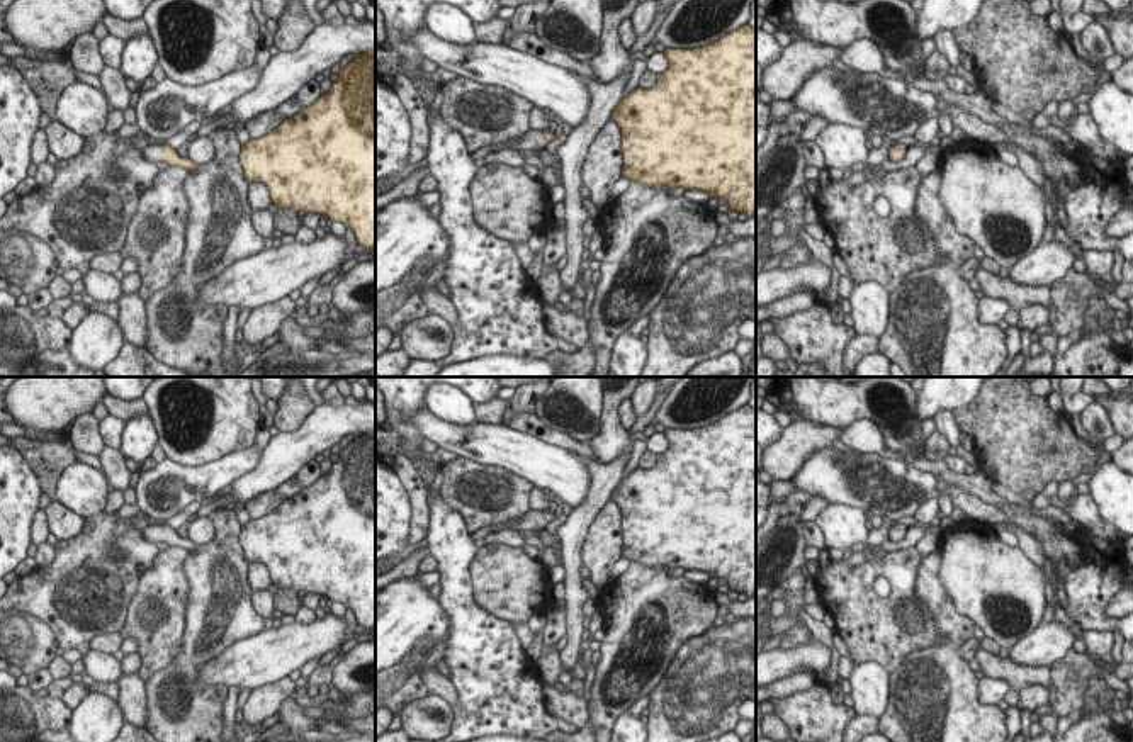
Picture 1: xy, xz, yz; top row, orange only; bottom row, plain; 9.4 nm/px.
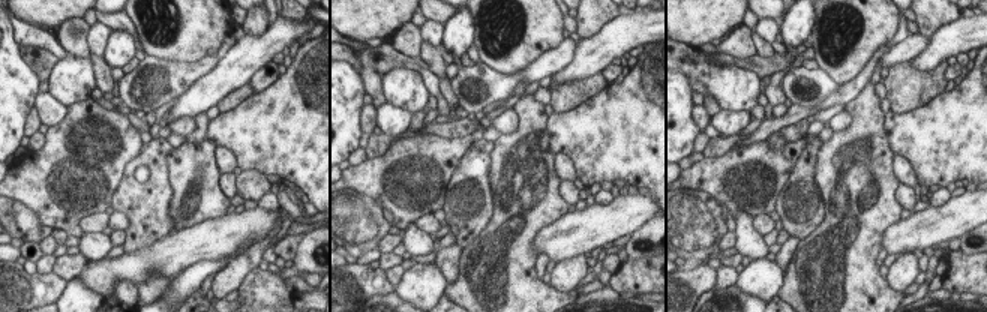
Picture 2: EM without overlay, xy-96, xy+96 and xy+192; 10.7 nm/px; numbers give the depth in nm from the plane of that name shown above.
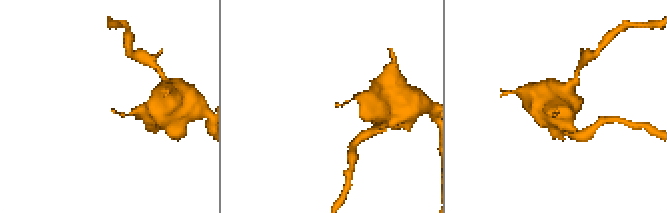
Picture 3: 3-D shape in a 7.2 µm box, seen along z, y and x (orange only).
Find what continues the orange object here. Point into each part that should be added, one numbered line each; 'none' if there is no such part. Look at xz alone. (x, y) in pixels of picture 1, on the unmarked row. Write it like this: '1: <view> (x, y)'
1: xz (532, 523)

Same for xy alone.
1: xy (152, 532)

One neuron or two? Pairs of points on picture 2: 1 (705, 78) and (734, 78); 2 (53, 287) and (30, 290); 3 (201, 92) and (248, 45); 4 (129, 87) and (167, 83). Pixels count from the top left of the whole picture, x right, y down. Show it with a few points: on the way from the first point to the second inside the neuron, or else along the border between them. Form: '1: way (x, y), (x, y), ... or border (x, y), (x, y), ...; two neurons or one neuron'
1: way (713, 78), (726, 78); one neuron
2: way (47, 288), (36, 290); one neuron
3: way (215, 84), (240, 59); one neuron
4: way (138, 87), (158, 83); one neuron

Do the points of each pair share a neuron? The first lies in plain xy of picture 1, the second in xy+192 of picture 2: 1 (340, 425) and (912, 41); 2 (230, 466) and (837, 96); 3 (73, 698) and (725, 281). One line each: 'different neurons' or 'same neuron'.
1: different neurons
2: different neurons
3: same neuron

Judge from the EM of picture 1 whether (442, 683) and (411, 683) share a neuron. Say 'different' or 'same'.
different

